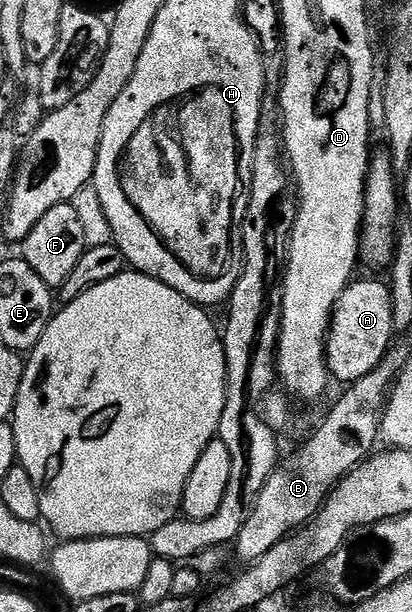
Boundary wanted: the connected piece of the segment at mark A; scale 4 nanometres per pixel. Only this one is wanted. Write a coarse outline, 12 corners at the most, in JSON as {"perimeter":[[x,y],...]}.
{"perimeter":[[352,280],[327,331],[327,371],[369,375],[396,336],[388,282]]}

